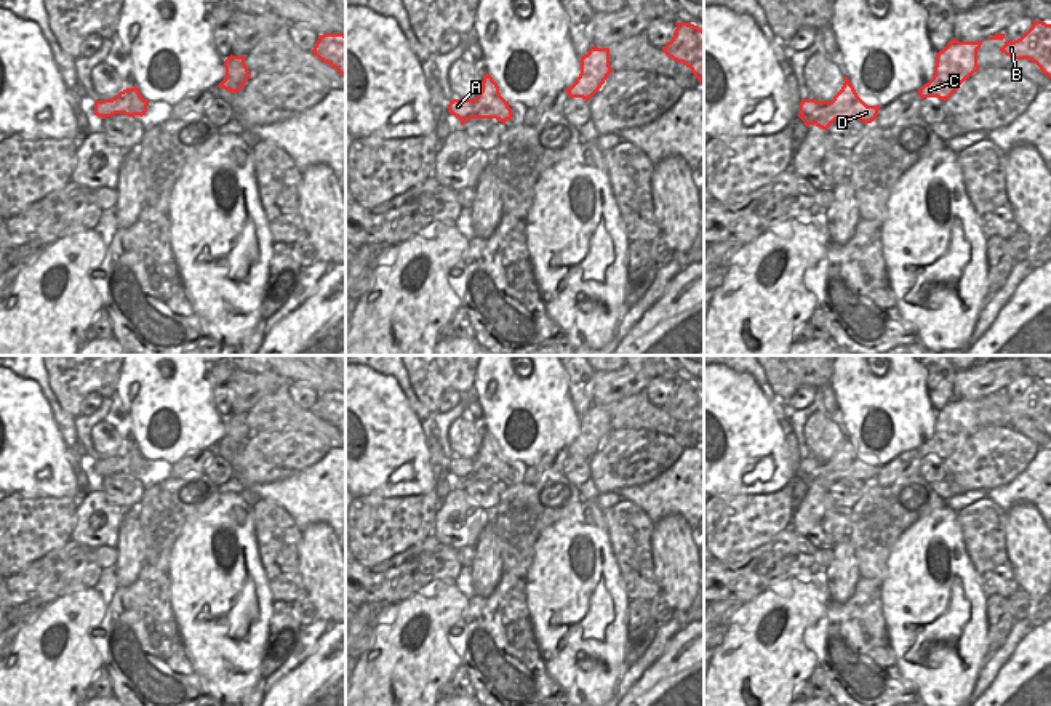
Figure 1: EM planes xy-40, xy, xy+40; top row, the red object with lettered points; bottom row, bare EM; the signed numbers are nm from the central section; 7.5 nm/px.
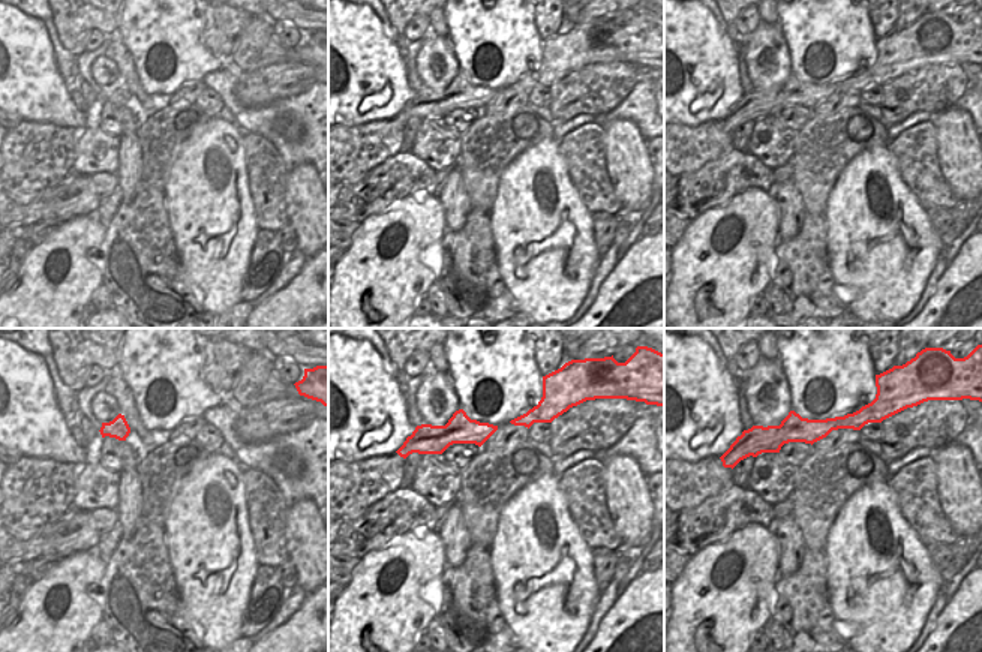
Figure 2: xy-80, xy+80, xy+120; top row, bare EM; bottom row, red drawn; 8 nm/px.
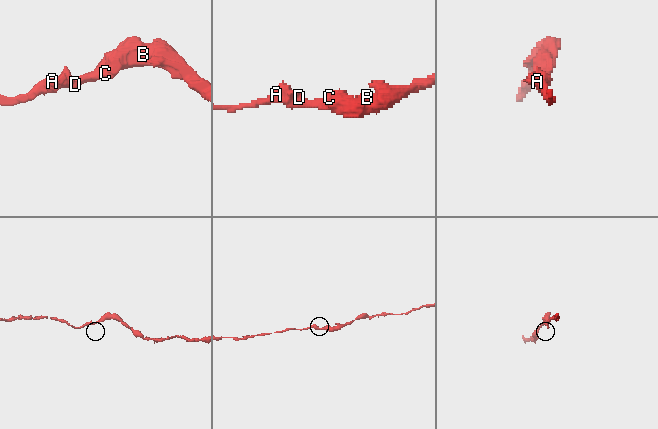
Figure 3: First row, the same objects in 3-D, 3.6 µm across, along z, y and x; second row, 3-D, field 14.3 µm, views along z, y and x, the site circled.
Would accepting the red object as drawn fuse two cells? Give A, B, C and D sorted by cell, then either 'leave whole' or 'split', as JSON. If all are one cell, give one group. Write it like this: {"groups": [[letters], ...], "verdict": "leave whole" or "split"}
{"groups": [["A", "B", "C", "D"]], "verdict": "leave whole"}

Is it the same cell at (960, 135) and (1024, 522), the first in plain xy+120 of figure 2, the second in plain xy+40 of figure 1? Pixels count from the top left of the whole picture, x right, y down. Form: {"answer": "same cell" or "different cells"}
{"answer": "same cell"}

